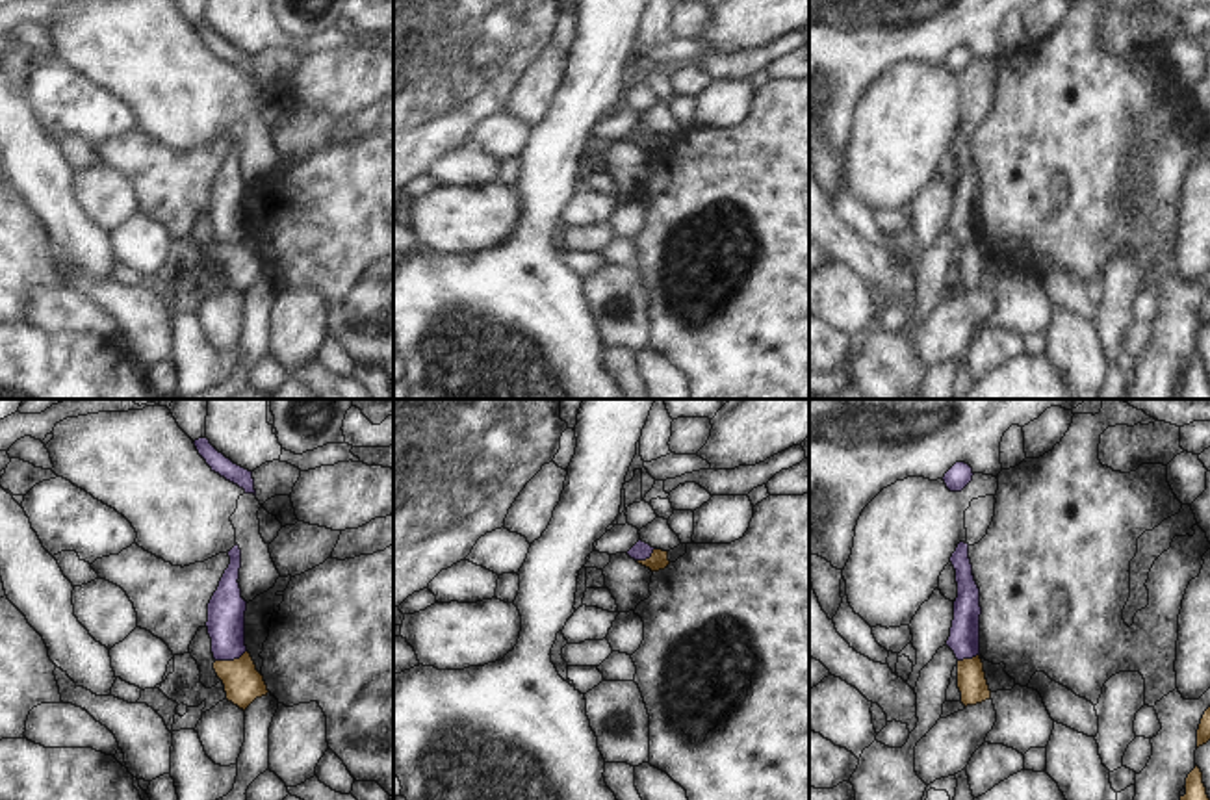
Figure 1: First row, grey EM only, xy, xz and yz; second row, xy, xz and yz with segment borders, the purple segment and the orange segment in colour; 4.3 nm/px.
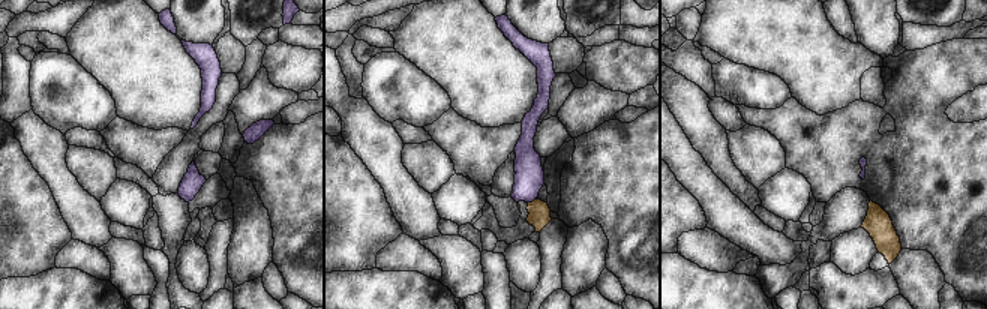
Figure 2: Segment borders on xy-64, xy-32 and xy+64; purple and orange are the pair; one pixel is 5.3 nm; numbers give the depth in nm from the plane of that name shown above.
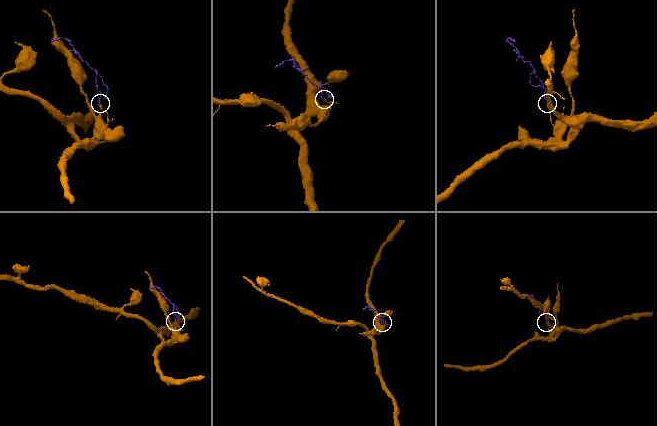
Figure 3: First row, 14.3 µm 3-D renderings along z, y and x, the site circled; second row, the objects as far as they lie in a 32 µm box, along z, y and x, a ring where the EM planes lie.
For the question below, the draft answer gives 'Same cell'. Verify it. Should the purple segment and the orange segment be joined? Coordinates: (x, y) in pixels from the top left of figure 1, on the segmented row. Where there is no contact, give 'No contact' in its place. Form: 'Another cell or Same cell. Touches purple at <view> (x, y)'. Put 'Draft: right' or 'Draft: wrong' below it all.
Another cell. Touches purple at xy (231, 659)
Draft: wrong

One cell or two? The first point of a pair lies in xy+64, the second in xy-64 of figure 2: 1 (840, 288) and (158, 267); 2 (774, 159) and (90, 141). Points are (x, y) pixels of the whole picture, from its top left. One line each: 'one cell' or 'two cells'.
1: one cell
2: two cells

